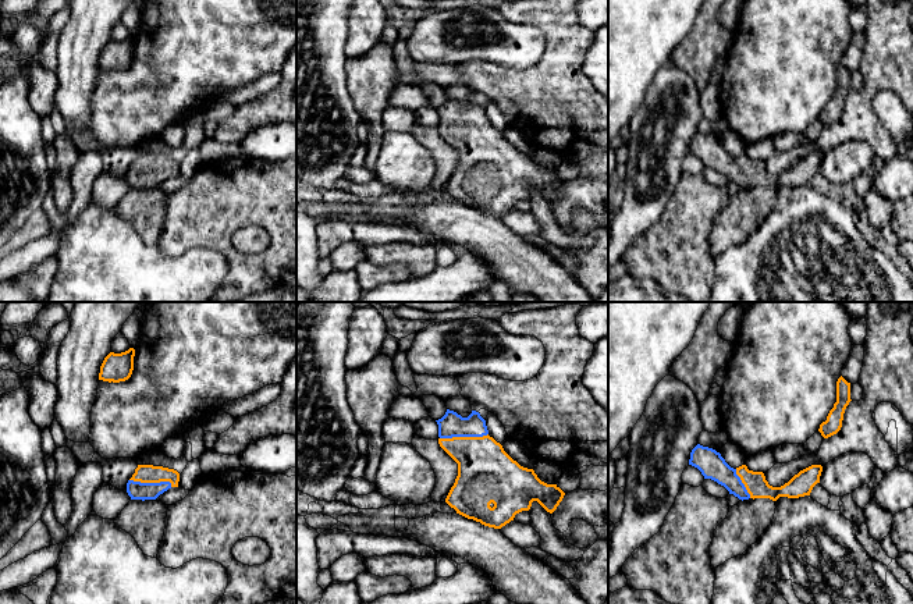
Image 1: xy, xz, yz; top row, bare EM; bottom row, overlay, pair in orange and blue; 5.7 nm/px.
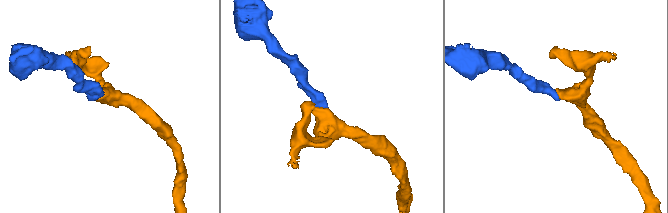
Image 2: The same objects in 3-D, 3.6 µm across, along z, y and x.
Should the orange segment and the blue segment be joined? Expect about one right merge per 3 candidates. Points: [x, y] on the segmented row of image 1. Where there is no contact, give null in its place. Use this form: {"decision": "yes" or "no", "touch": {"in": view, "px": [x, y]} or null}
{"decision": "yes", "touch": {"in": "xz", "px": [464, 437]}}

